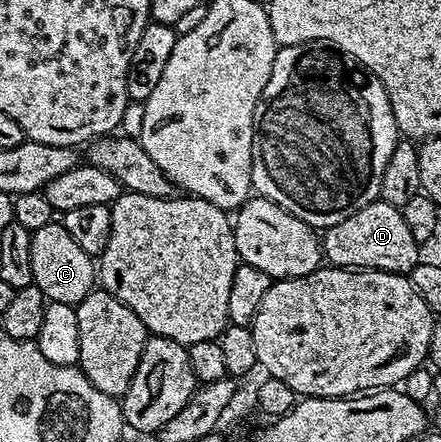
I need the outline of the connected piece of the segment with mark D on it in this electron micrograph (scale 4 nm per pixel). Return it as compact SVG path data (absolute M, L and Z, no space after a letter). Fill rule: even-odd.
M380 198L323 232L324 259L338 268L409 274L422 259L420 251L417 239L411 234L407 222L403 222L401 209Z

